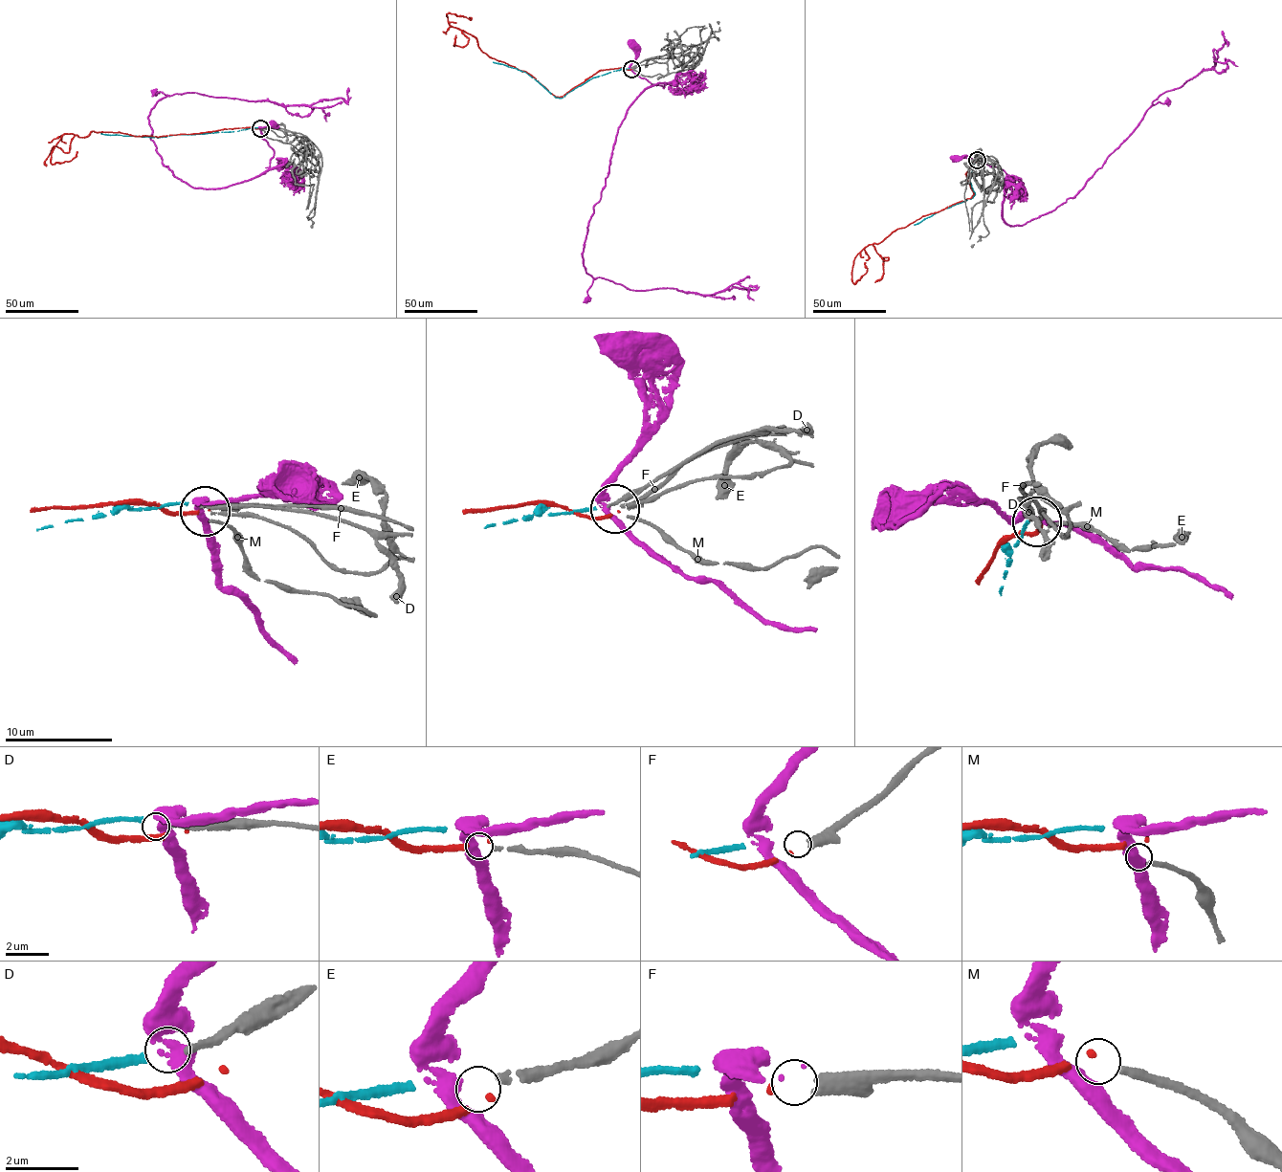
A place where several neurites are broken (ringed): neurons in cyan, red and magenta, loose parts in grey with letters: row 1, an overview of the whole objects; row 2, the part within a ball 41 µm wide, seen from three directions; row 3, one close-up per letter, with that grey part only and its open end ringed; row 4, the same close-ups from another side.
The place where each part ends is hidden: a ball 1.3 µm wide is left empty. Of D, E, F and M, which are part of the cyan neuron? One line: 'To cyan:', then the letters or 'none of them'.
To cyan: D

